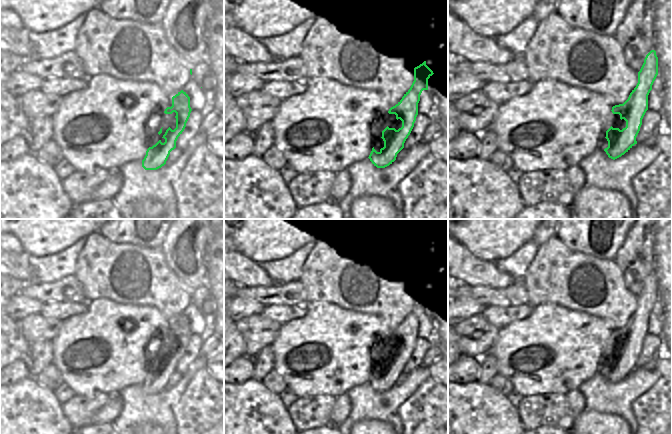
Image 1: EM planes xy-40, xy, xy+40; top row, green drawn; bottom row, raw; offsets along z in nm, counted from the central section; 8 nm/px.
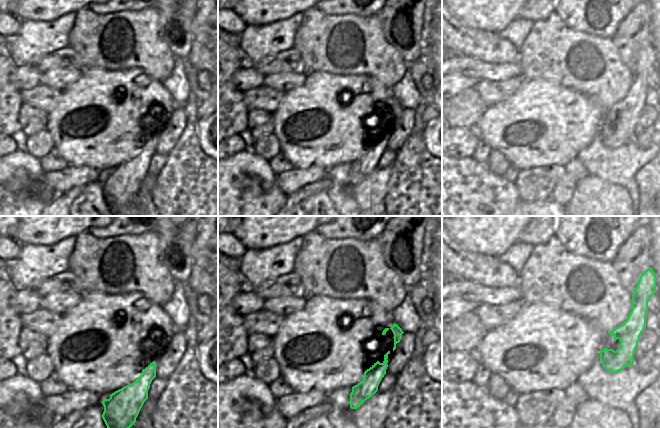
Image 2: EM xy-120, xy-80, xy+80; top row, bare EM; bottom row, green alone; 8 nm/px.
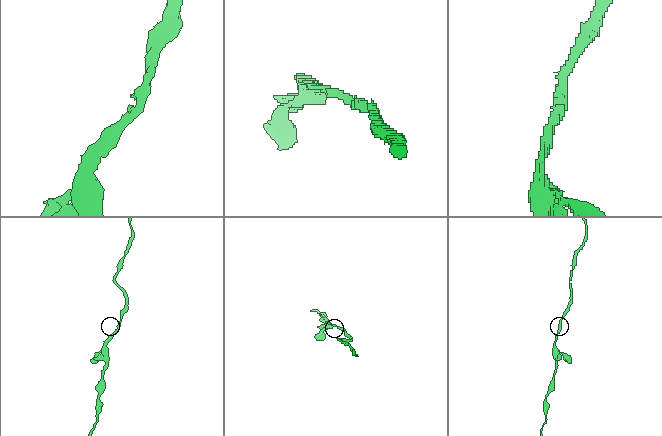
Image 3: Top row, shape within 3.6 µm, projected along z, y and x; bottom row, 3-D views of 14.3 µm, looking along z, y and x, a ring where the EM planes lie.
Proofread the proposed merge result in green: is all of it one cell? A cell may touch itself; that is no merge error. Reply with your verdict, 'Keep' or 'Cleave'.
Keep

